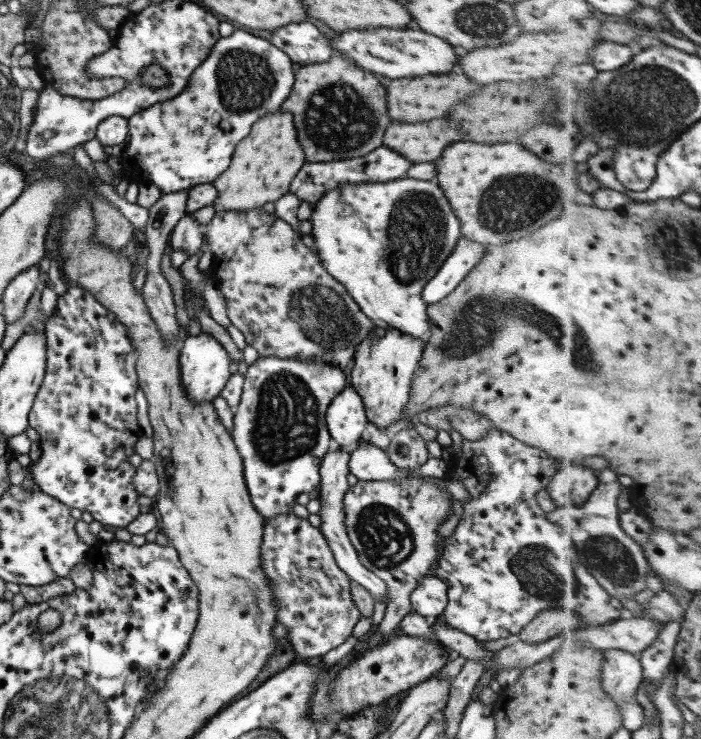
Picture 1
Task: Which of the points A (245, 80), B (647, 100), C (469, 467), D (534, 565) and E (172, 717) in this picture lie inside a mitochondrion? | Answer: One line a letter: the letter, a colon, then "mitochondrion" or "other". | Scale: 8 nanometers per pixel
A: mitochondrion
B: mitochondrion
C: other
D: mitochondrion
E: other

